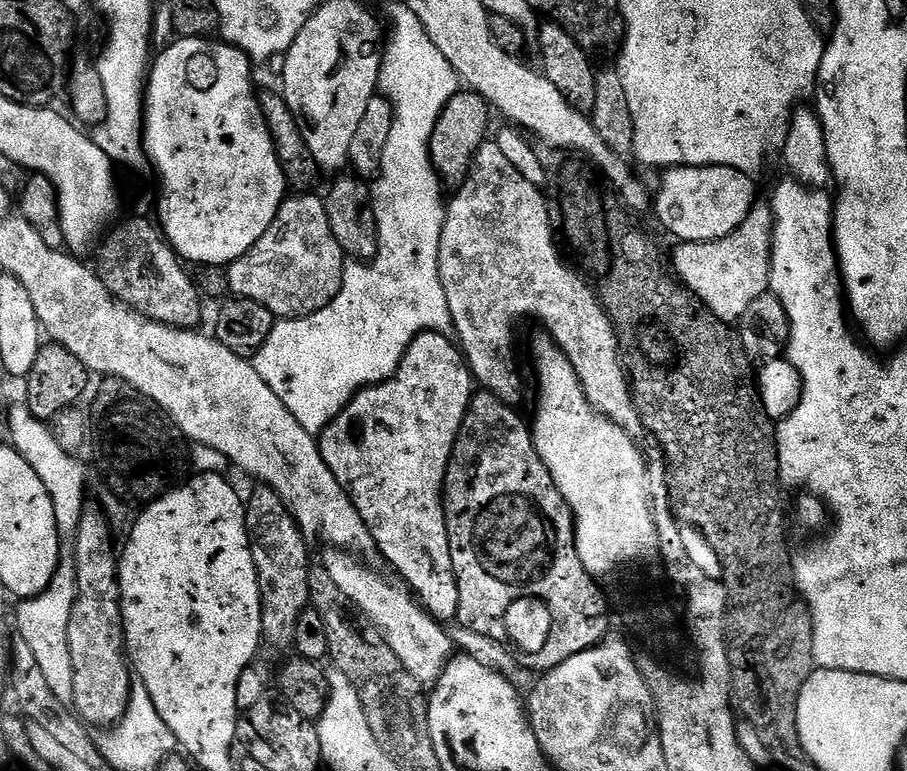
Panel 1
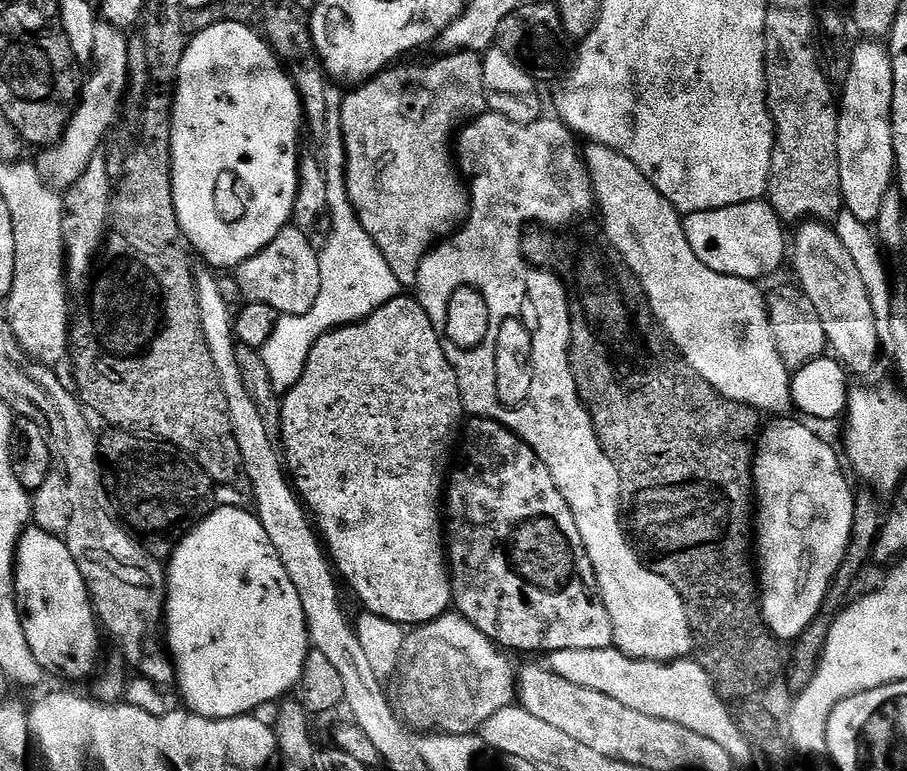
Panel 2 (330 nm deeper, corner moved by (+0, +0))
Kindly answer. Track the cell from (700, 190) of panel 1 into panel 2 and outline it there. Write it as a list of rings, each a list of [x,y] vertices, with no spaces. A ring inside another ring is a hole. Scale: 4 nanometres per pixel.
[[[751,200],[738,206],[726,206],[718,210],[706,210],[705,212],[690,212],[683,217],[686,230],[686,242],[690,242],[690,250],[698,254],[710,270],[718,270],[718,274],[726,274],[734,278],[742,278],[753,282],[763,281],[763,276],[776,272],[780,263],[786,260],[786,236],[784,240],[785,225],[782,223],[771,204],[764,200]]]

